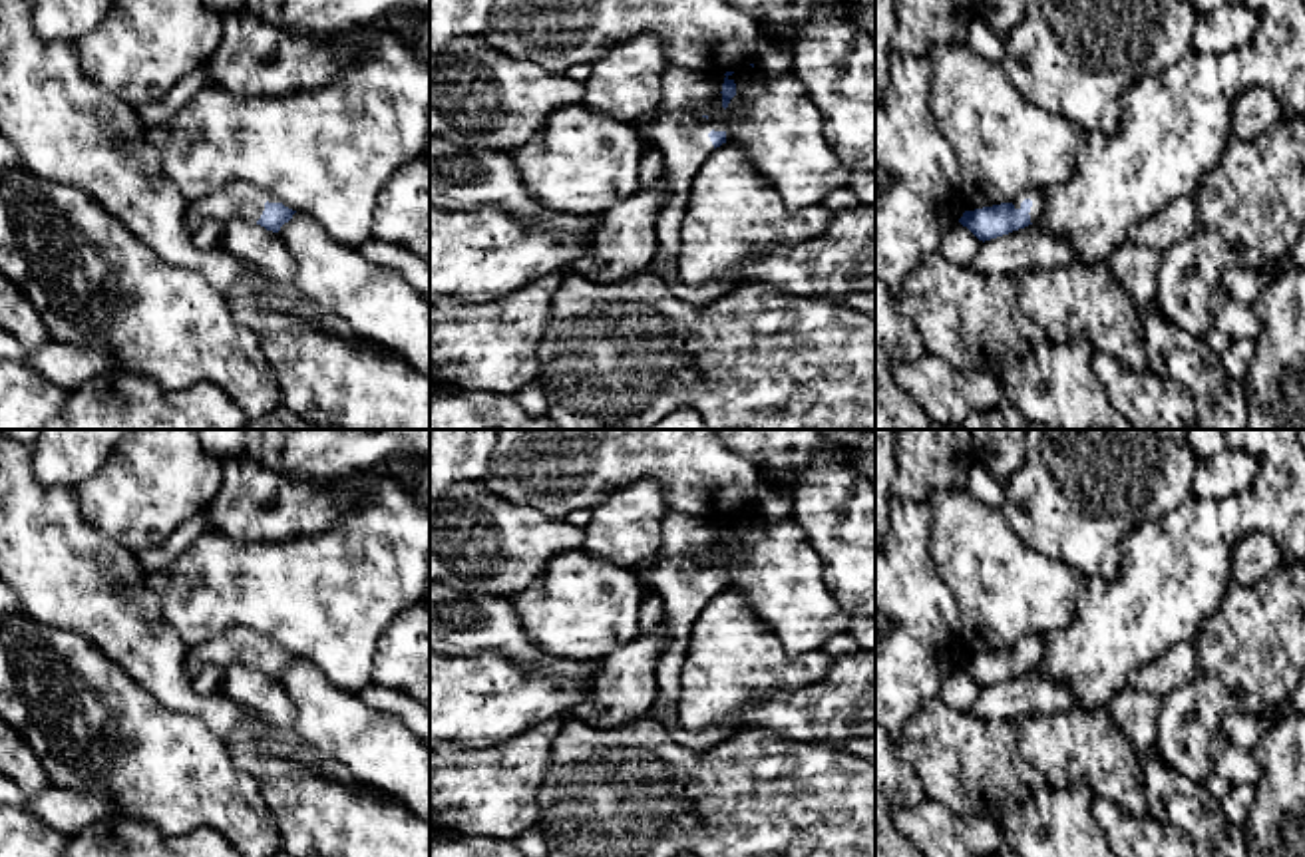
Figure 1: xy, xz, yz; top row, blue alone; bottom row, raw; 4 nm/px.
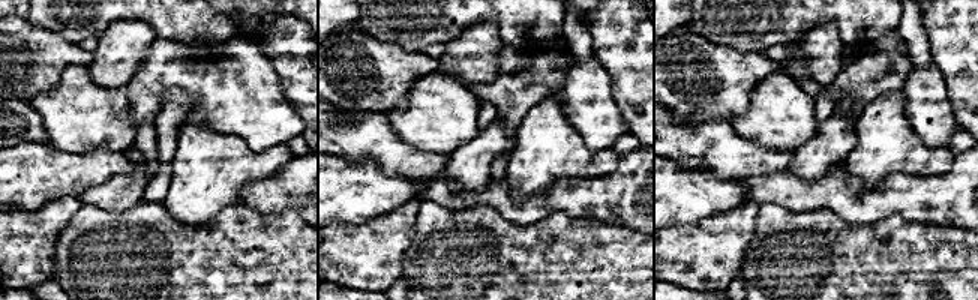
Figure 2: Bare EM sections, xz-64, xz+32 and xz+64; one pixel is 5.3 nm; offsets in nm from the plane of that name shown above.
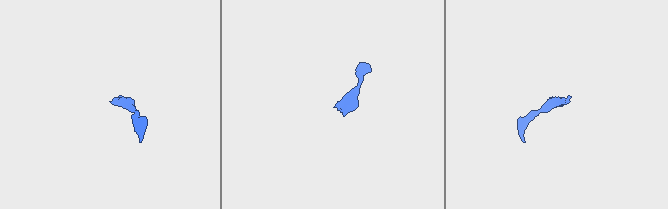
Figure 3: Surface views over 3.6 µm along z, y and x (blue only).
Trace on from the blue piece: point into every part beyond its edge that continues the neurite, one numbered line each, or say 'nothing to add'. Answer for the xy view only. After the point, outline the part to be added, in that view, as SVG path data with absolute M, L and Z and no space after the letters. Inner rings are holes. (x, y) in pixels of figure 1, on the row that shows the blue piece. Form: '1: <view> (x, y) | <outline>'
1: xy (247, 203) | M225 187L205 199L193 201L187 209L185 223L195 233L207 219L227 225L233 219L257 223L265 203L280 203L273 195L253 187Z

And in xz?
1: xz (683, 138) | M666 113L641 125L639 135L649 139L664 155L664 179L670 185L670 199L656 223L656 262L666 262L680 253L680 229L686 215L686 201L698 169L712 155L710 131L726 131L722 123L694 113Z

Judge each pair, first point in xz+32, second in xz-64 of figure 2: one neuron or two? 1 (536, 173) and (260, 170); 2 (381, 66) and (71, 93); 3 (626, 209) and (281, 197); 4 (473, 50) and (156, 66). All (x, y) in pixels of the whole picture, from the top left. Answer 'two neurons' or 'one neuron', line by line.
1: one neuron
2: two neurons
3: one neuron
4: two neurons

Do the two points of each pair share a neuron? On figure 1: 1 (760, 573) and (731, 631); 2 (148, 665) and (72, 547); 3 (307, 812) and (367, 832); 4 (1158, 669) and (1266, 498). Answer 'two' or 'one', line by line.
1: two
2: one
3: one
4: two

